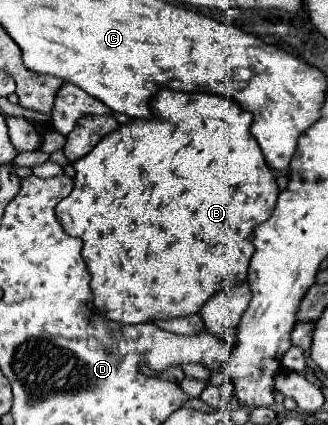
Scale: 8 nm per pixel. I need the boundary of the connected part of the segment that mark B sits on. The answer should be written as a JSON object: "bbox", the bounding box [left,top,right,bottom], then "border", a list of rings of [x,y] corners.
{"bbox":[56,88,278,324],"border":[[[162,88],[150,104],[150,110],[154,118],[134,118],[122,126],[118,126],[114,132],[104,136],[96,144],[96,148],[86,154],[84,158],[76,160],[72,166],[76,170],[74,176],[74,190],[56,206],[56,218],[60,220],[62,228],[70,234],[76,236],[84,242],[82,256],[88,266],[88,272],[92,276],[90,288],[94,292],[94,306],[106,316],[108,320],[114,320],[118,324],[140,324],[140,322],[150,322],[154,318],[176,318],[176,316],[188,316],[200,310],[200,306],[218,290],[224,286],[234,286],[240,280],[246,280],[246,270],[248,262],[254,254],[254,244],[252,244],[252,230],[256,224],[254,222],[266,222],[272,216],[272,210],[276,206],[278,198],[278,184],[272,176],[272,170],[268,168],[262,150],[256,142],[256,138],[250,134],[252,126],[252,114],[242,110],[236,102],[228,100],[226,96],[220,94],[202,94],[202,92],[176,92]]]}

